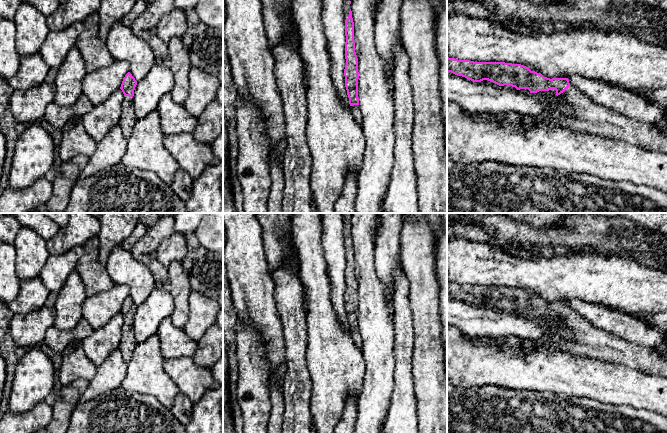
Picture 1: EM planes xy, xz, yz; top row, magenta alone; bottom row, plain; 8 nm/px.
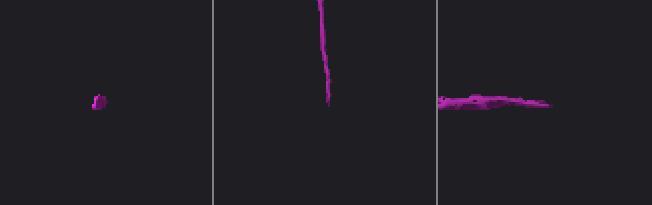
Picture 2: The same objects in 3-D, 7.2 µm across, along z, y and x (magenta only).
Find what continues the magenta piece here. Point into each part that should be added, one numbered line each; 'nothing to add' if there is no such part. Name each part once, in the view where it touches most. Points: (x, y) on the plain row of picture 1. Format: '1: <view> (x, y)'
1: yz (589, 341)

